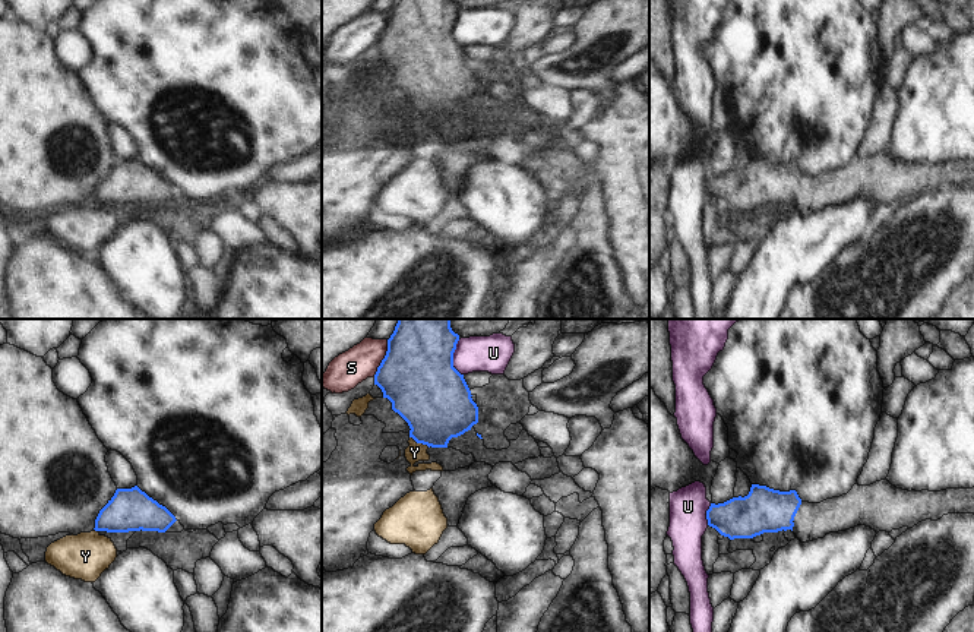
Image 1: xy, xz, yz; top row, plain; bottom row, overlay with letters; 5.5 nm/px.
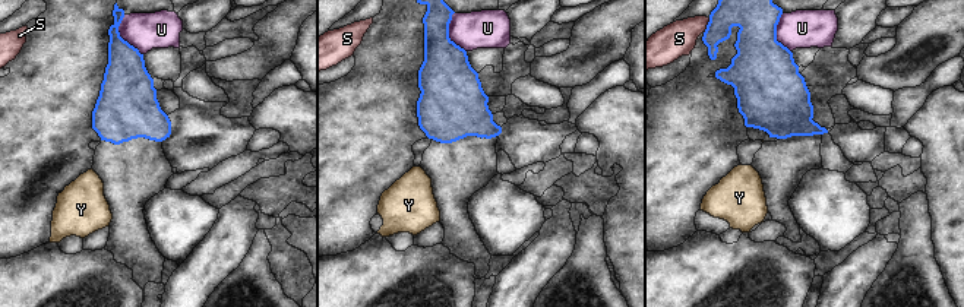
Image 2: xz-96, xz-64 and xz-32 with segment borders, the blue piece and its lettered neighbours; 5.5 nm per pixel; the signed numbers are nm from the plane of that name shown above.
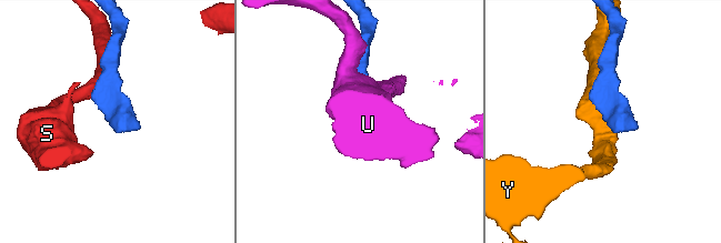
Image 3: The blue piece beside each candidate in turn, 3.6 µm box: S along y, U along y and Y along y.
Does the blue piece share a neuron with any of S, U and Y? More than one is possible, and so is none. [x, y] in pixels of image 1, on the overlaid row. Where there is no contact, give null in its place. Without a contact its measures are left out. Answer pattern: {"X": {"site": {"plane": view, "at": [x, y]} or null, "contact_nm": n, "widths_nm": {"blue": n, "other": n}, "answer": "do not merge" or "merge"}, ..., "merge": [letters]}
{"S": {"site": {"plane": "xz", "at": [383, 359]}, "contact_nm": 220, "widths_nm": {"blue": 420, "other": 190}, "answer": "do not merge"}, "U": {"site": {"plane": "xz", "at": [452, 357]}, "contact_nm": 200, "widths_nm": {"blue": 420, "other": 200}, "answer": "do not merge"}, "Y": {"site": {"plane": "xz", "at": [420, 442]}, "contact_nm": 130, "widths_nm": {"blue": 400, "other": 100}, "answer": "do not merge"}, "merge": []}

